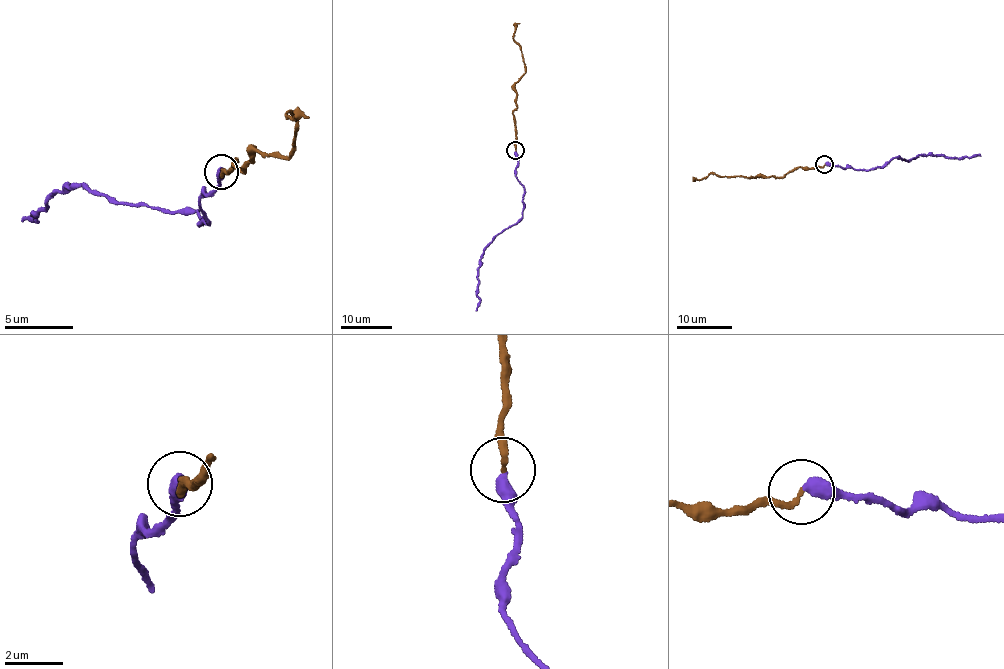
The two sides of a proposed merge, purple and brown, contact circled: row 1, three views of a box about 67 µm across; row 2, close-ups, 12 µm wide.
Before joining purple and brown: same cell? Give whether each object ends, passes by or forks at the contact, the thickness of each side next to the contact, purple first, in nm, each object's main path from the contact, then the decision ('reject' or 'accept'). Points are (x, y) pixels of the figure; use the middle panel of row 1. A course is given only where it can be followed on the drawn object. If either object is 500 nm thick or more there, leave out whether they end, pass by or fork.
purple ends there; brown ends there; 440 nm thick on the purple side, 200 nm on the other; purple runs (515, 151), (517, 179), (523, 188), (521, 217), (499, 234), (482, 254), (479, 305), (476, 311); brown runs (515, 150), (515, 82), (526, 71), (521, 46), (515, 41), (514, 31), (520, 23); accept

